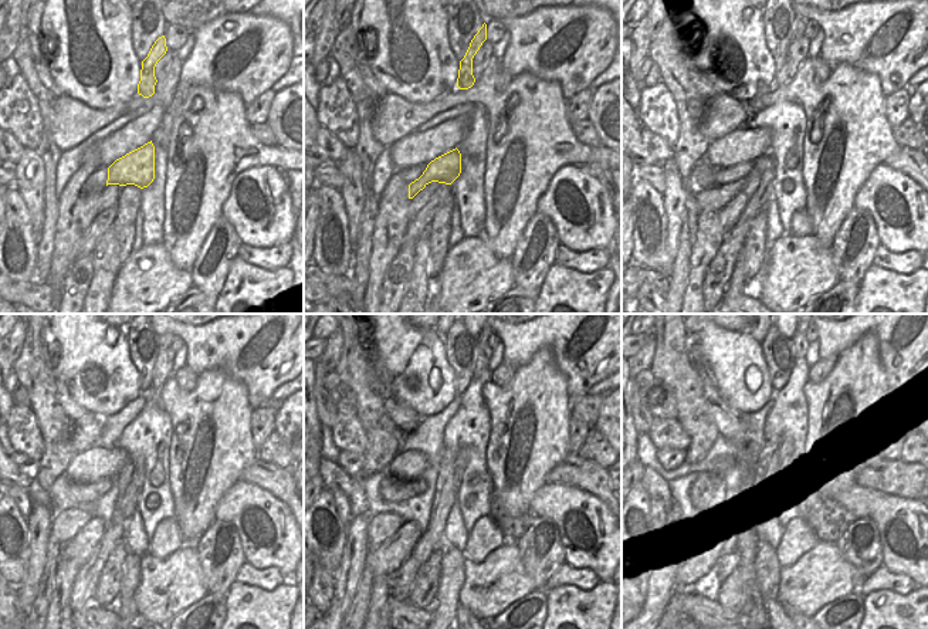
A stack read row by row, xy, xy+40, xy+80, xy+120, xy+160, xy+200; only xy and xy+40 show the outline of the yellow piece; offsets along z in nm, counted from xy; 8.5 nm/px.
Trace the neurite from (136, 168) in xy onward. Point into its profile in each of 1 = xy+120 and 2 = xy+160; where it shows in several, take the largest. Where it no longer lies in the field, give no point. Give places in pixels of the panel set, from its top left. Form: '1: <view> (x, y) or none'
1: xy+120 (65, 524)
2: xy+160 (382, 526)

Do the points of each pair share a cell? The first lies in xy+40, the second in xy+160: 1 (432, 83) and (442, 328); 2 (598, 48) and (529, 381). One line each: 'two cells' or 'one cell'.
1: two cells
2: two cells

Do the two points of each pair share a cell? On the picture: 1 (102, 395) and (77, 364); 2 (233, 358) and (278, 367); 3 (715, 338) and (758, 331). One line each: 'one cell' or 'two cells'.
1: one cell
2: one cell
3: two cells

